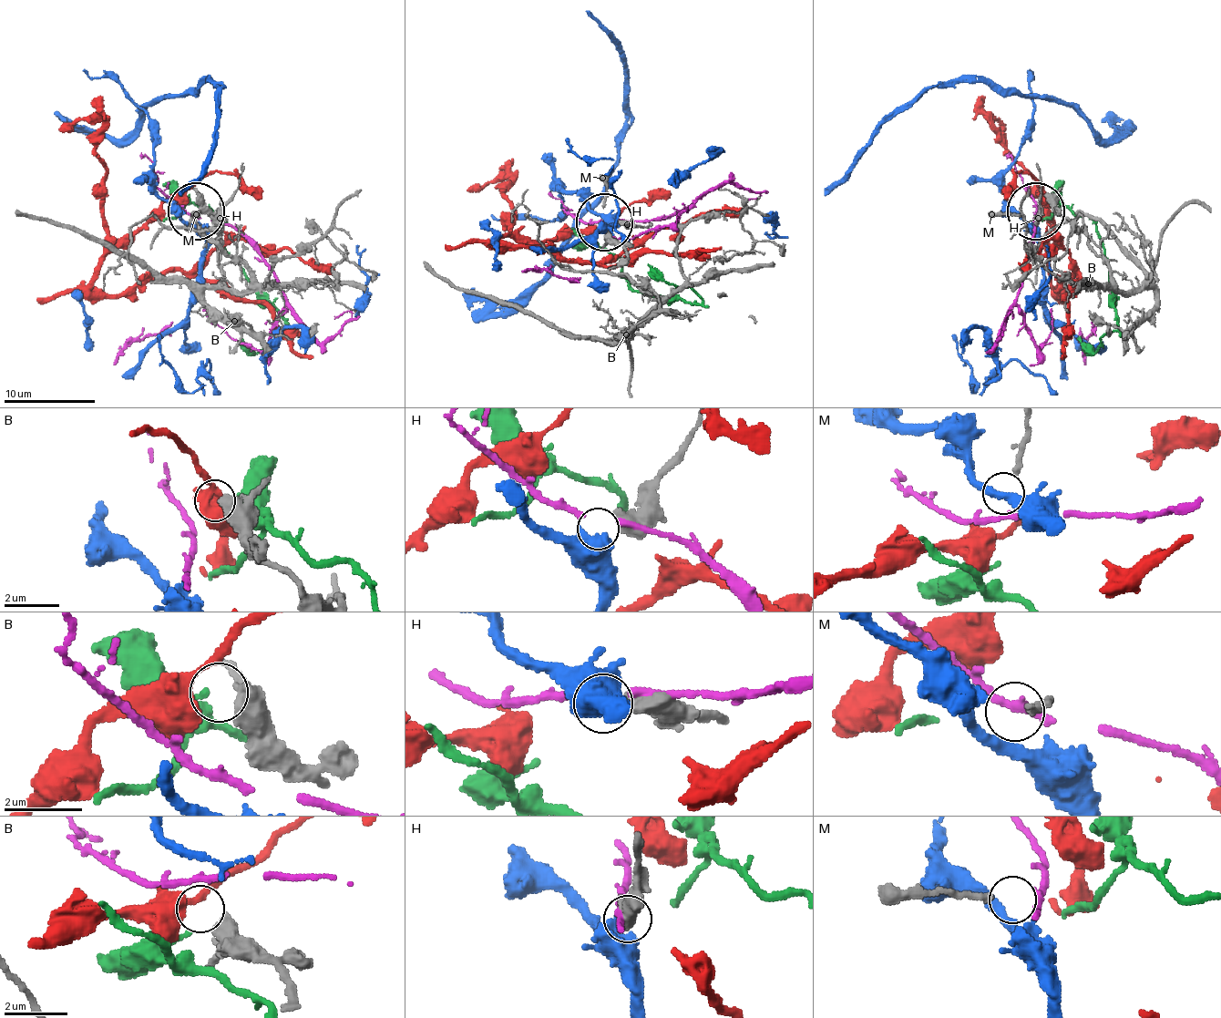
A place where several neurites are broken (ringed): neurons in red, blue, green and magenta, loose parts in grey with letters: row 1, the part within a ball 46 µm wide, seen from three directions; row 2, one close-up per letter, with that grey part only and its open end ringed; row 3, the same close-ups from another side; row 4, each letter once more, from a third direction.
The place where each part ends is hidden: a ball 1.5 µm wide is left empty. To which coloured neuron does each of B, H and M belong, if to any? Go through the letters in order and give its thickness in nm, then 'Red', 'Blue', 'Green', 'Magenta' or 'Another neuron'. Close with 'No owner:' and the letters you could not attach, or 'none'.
B: Thickness 400 nm. Another neuron
H: Thickness 500 nm. Blue
M: Thickness 130 nm. Magenta
No owner: B

